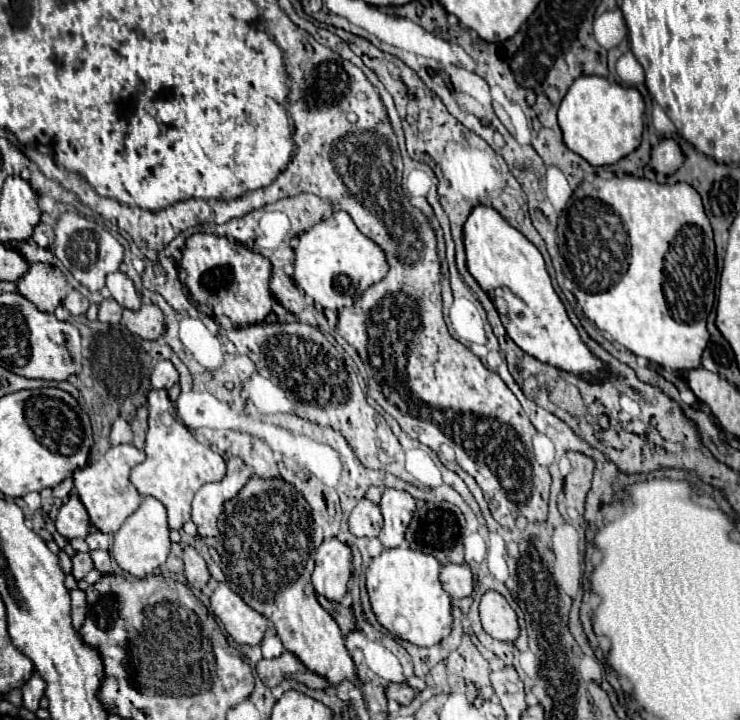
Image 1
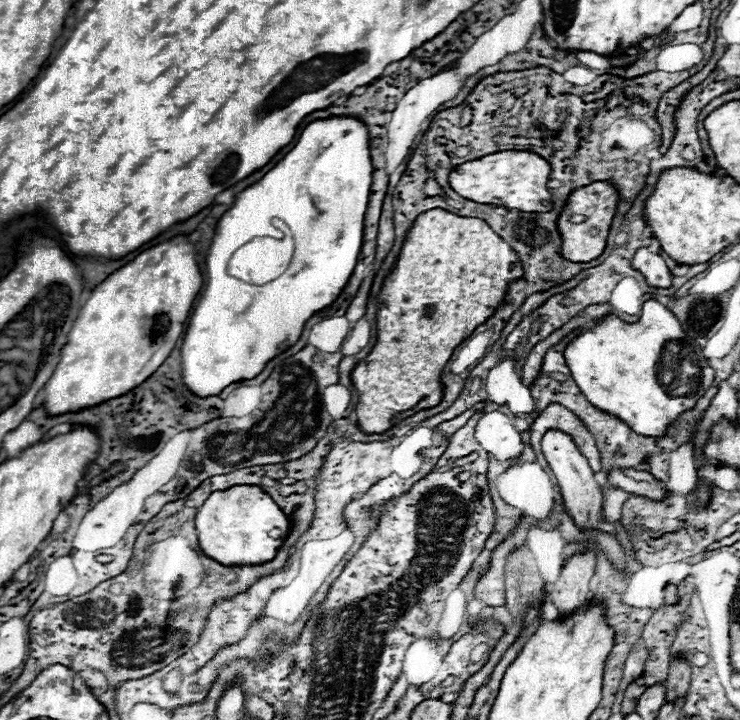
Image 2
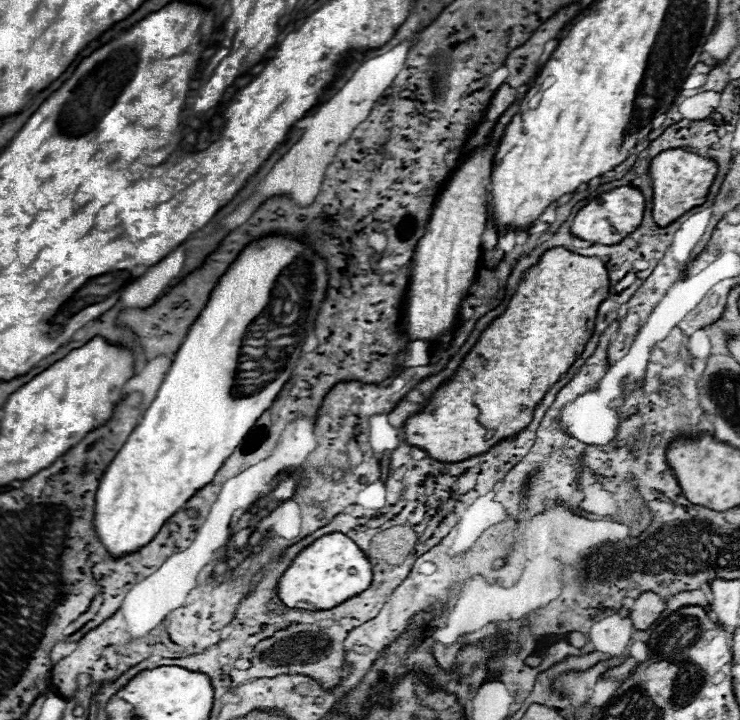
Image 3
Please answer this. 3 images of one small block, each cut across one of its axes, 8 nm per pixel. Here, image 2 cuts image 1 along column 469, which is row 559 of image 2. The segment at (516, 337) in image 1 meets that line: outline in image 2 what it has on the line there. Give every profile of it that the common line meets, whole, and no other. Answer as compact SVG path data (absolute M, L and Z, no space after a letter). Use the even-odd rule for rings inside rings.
M250 484L230 486L226 490L212 492L200 506L194 518L200 548L222 564L258 564L274 558L282 540L272 538L270 530L288 532L290 520L276 506L276 502L260 488Z

